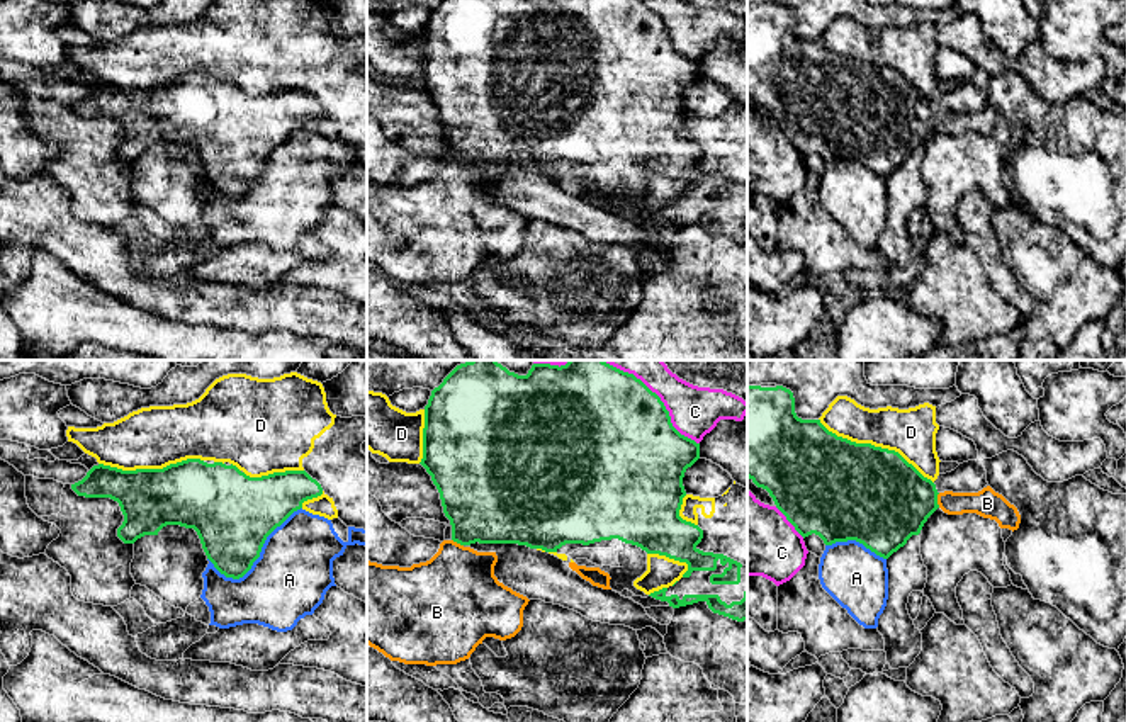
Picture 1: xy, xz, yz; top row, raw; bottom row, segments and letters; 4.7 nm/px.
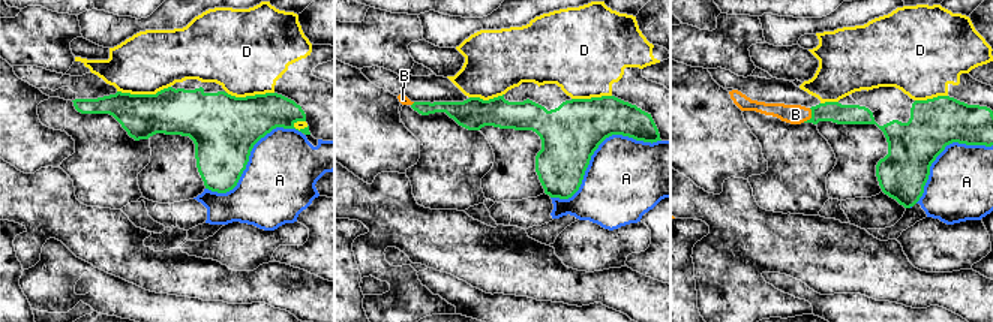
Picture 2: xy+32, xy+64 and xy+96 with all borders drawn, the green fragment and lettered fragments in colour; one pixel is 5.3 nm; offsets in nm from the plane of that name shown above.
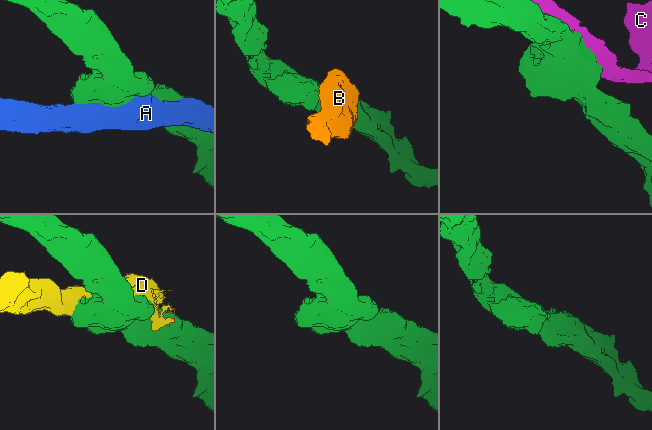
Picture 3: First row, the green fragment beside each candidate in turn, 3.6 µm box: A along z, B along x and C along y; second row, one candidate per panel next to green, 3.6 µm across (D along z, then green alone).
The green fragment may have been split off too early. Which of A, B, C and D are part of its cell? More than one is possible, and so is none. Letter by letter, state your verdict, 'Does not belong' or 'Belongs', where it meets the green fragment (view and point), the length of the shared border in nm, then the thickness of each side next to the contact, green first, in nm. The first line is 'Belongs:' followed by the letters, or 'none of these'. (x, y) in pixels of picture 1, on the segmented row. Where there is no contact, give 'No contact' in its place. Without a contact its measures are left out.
Belongs: B
A: Does not belong. Touches green at xy (258, 556). Shared border 500 nm. Thickness 380 nm (green) against 360 nm
B: Belongs. Touches green at yz (936, 500). Shared border 70 nm. Thickness 420 nm (green) against 140 nm
C: Does not belong. Touches green at xz (658, 396). Shared border 600 nm. Thickness 500 nm (green) against 240 nm
D: Does not belong. Touches green at yz (873, 445). Shared border 600 nm. Thickness 460 nm (green) against 220 nm

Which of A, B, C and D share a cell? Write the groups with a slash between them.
A / B / C / D

